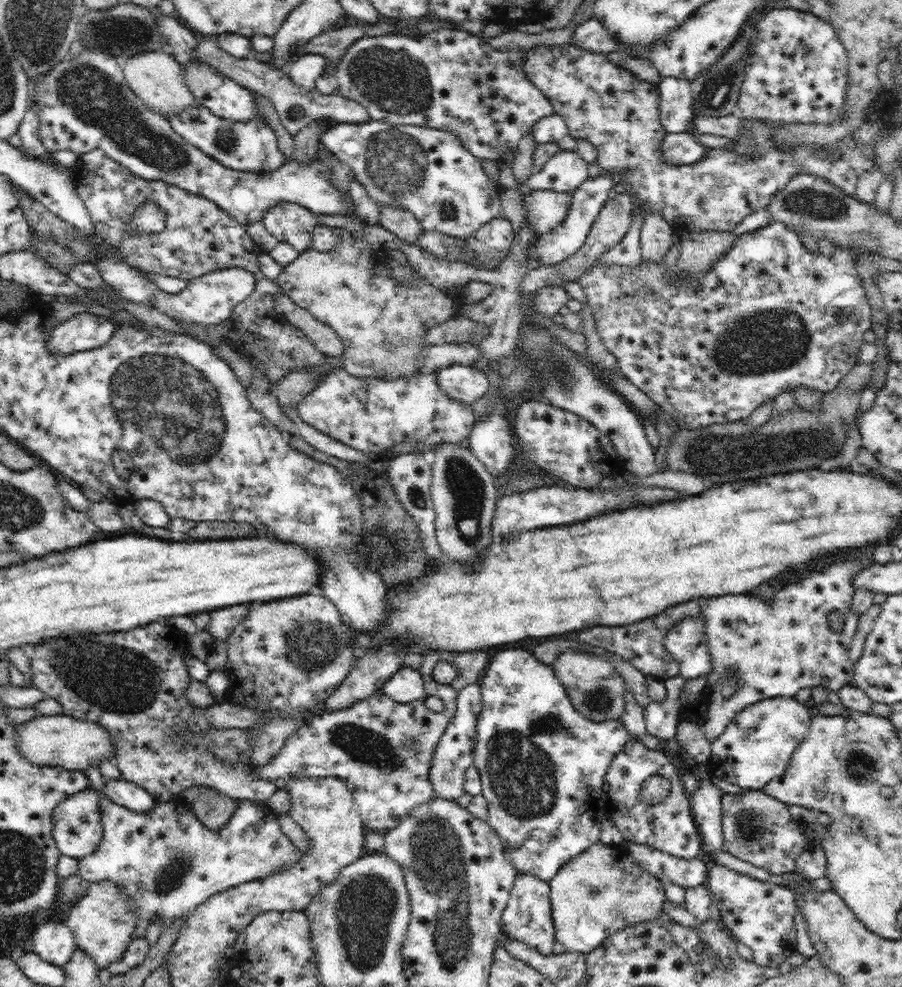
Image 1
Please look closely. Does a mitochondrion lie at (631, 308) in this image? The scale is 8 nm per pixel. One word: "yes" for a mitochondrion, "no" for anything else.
no

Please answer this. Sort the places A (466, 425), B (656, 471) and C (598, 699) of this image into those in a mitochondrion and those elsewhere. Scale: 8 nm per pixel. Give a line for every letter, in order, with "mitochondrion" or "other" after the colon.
A: other
B: other
C: mitochondrion

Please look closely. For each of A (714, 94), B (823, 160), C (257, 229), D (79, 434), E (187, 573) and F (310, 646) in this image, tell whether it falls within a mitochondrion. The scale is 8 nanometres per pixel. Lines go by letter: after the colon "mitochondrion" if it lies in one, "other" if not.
A: mitochondrion
B: other
C: other
D: other
E: other
F: mitochondrion

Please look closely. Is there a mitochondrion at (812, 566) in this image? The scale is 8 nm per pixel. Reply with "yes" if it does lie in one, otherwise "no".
no

